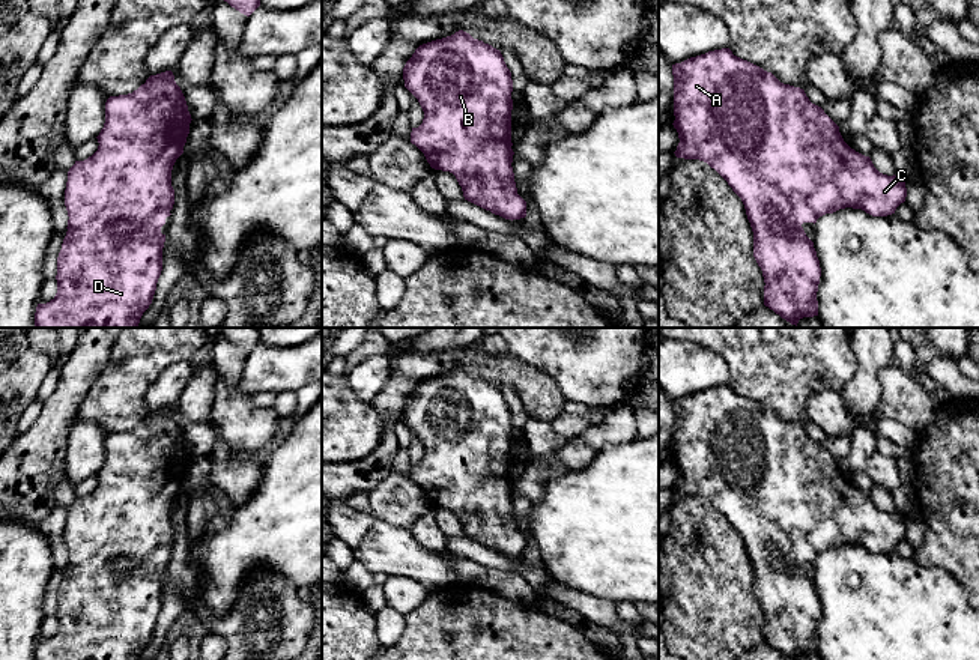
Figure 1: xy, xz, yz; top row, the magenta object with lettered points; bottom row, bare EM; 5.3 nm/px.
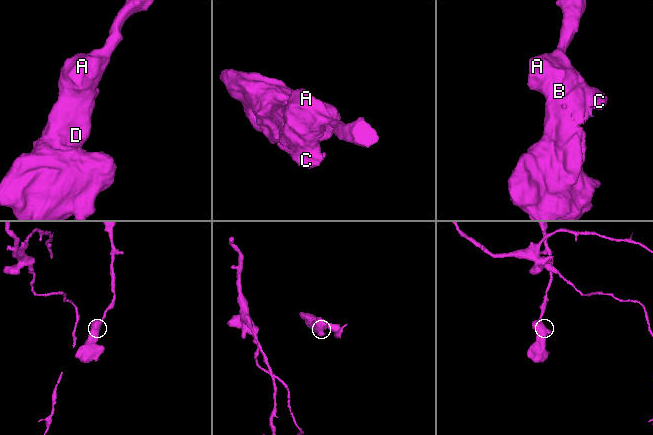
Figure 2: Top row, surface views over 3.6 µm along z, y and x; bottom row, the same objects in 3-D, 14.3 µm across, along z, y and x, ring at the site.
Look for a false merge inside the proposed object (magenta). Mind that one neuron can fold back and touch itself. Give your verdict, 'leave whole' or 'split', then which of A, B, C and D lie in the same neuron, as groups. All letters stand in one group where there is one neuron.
leave whole | A B C D

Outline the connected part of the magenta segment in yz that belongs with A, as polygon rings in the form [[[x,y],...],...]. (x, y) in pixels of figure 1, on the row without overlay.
[[[729,385],[708,388],[672,401],[674,465],[680,480],[677,495],[699,496],[714,505],[741,535],[753,568],[753,594],[764,613],[764,642],[790,660],[818,652],[817,628],[821,613],[814,579],[802,561],[817,559],[839,546],[862,546],[887,553],[905,538],[905,516],[880,510],[869,493],[851,486],[839,463],[809,437],[805,427],[780,419],[771,409],[732,391]]]

